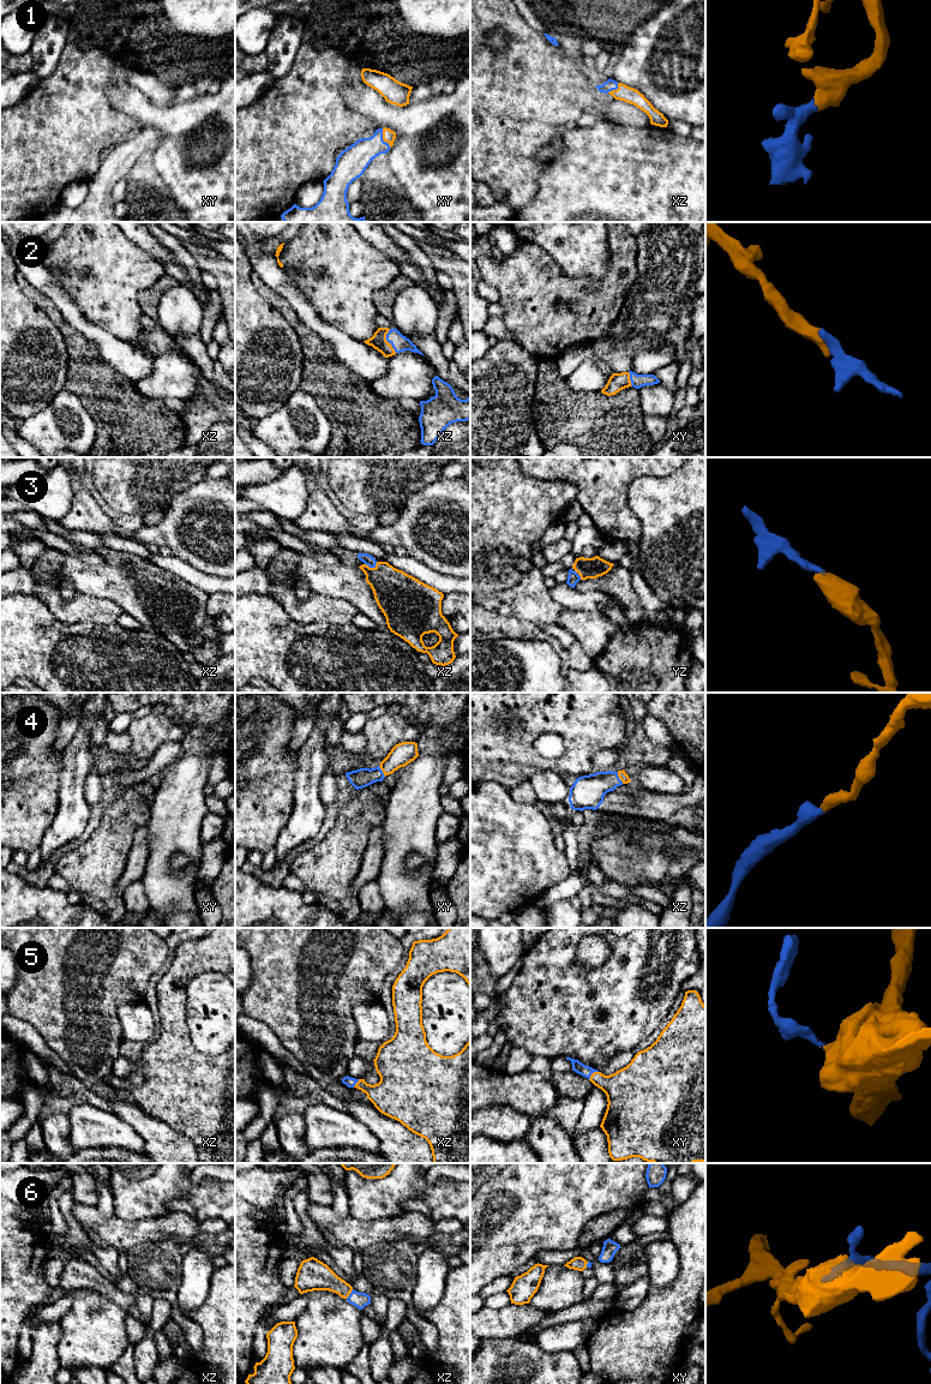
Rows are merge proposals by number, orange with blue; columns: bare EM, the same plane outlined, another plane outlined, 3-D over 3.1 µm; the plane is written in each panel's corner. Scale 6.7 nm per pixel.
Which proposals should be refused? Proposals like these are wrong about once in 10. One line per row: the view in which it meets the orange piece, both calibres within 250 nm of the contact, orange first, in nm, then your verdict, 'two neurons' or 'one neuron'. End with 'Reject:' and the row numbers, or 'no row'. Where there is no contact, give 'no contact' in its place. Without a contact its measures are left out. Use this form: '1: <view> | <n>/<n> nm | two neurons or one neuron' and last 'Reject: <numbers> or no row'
1: xy | 90/190 nm | one neuron
2: xz | 110/110 nm | one neuron
3: xz | 300/70 nm | one neuron
4: xz | 60/220 nm | one neuron
5: xy | 260/80 nm | one neuron
6: xz | 190/100 nm | one neuron
Reject: no row

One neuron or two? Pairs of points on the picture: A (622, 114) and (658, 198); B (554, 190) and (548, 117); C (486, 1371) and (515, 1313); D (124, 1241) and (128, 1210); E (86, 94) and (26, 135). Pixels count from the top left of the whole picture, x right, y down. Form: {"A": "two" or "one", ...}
{"A": "two", "B": "two", "C": "two", "D": "two", "E": "one"}

